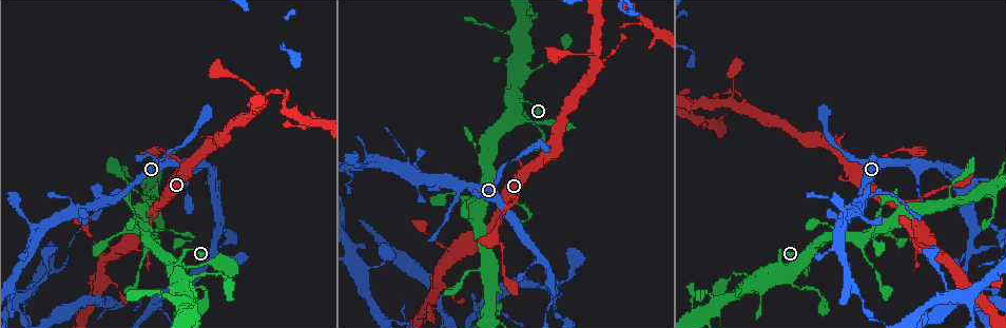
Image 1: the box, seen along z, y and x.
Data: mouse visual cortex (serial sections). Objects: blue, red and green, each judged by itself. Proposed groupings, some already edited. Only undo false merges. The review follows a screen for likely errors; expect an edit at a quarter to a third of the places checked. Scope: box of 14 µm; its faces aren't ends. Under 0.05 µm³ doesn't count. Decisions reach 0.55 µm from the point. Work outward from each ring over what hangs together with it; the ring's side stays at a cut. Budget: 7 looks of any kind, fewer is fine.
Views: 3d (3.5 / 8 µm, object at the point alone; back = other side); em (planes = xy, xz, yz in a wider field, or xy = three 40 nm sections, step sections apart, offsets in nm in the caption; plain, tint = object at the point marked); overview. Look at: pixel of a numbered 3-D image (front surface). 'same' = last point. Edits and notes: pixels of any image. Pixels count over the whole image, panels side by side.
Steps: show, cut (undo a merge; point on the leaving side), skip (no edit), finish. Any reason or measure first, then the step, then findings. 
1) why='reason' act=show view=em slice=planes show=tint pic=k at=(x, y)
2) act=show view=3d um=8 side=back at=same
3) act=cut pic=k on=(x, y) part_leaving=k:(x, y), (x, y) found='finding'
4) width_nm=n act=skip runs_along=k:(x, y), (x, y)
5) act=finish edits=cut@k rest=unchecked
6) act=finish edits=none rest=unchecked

act=show view=3d um=3.5 pic=1 at=(731, 103)

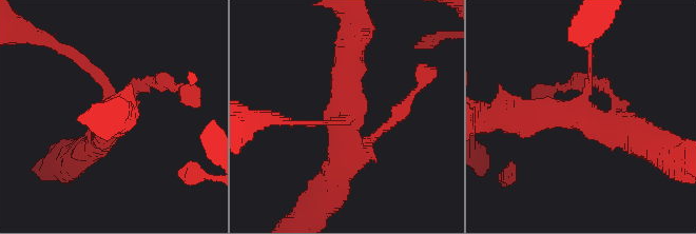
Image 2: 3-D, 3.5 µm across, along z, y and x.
arms=3 arm_widths_nm=100,400,450 act=show view=em slice=xy step=5 show=tint pic=2 at=(349, 117)

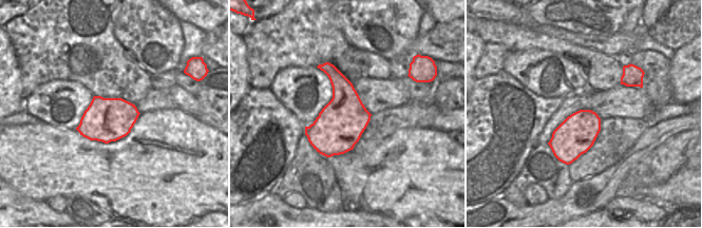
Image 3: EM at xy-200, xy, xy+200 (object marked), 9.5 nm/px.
act=cut pic=2 on=(144, 82) part_leaving=2:(356, 148), (367, 148), (419, 85) found='a second cell is stuck on'

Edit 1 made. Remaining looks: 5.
why='four-way junction' act=show view=3d um=3.5 pic=1 at=(860, 247)

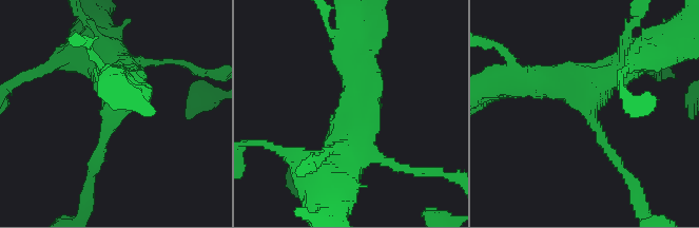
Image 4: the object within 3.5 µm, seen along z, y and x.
arms=4 arm_widths_nm=150,200,400,500 why='need the tissue' act=show view=em slice=xy step=5 show=plain pic=4 at=(350, 111)

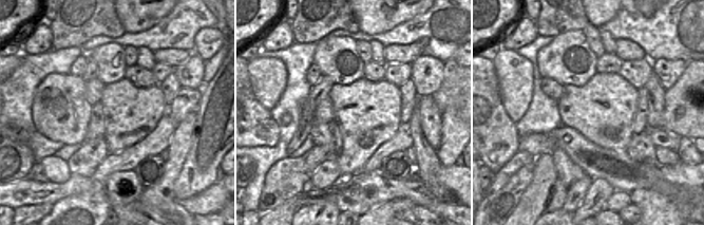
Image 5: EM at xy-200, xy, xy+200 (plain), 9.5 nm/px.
why='with the object marked' act=show view=em slice=xy step=5 show=tint at=same

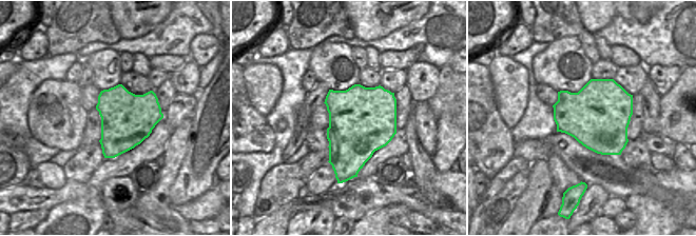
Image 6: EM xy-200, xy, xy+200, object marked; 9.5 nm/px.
act=skip found='one cell here'

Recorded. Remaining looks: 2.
why='sudden change in width' act=show view=3d um=3.5 side=back pic=1 at=(211, 252)

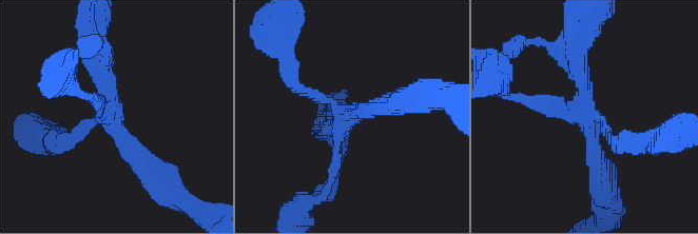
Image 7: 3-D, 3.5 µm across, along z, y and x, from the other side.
arms=4 arm_widths_nm=150,200,250,350 why='shape alone is not enough' act=show view=em slice=xy step=2 show=tint pic=7 at=(588, 118)

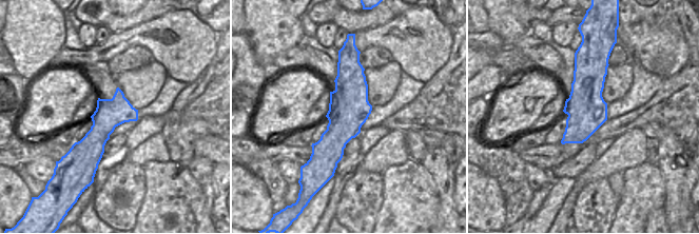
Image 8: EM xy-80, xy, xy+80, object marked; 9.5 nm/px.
act=skip runs_along=8:(341, 61), (345, 123), (330, 168) found='all the same cell'

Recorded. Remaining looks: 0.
act=finish edits=cut@2 rest=unchecked

